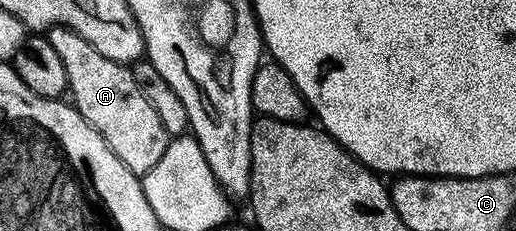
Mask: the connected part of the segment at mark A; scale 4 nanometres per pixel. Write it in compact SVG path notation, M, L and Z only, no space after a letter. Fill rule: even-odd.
M64 25L49 30L48 39L64 63L68 93L74 96L72 104L78 114L106 140L124 167L139 175L152 171L160 155L164 155L168 135L164 123L160 123L160 115L156 115L152 103L144 99L144 91L140 91L133 72L119 61L100 55L96 47Z

